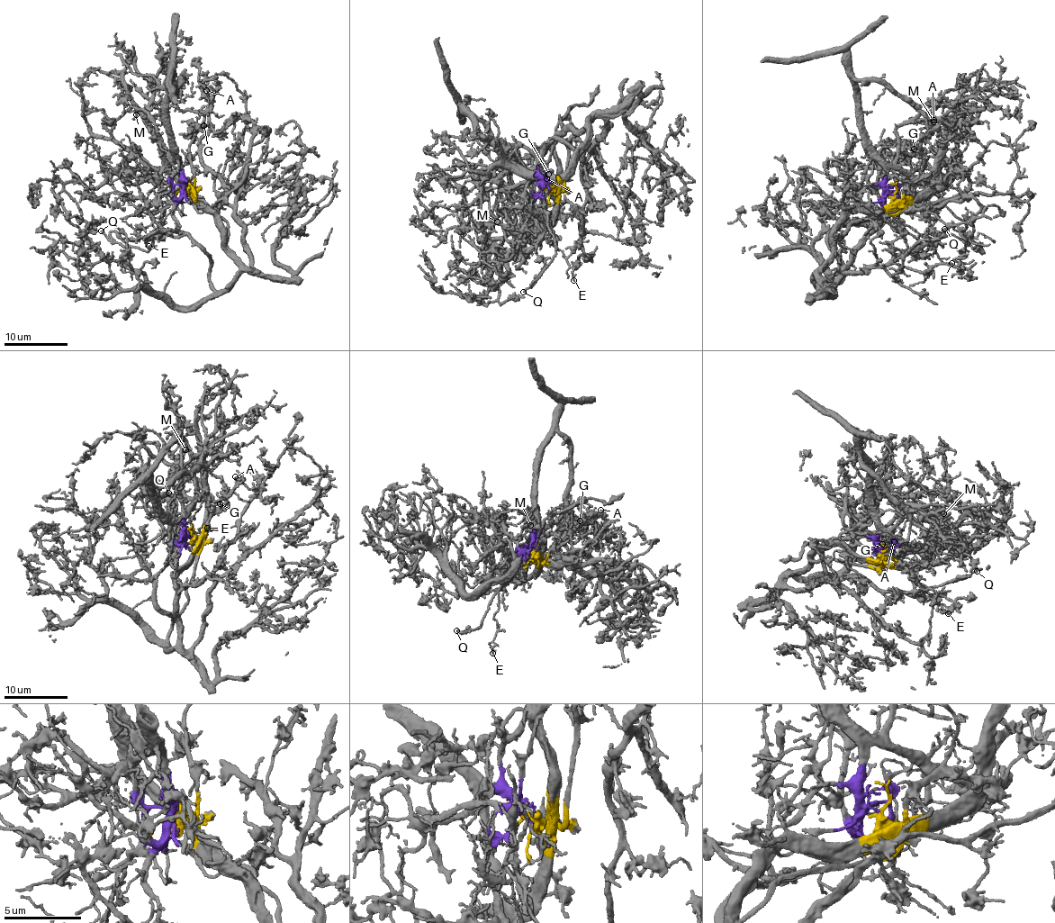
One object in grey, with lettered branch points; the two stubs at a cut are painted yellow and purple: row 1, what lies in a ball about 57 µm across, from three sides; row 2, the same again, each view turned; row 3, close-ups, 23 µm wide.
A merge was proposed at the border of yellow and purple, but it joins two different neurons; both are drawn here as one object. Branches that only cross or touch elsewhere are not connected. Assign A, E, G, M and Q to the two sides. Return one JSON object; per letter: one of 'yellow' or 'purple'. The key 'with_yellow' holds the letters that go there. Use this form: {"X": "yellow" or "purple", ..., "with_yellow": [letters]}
{"A": "yellow", "E": "purple", "G": "yellow", "M": "purple", "Q": "purple", "with_yellow": ["A", "G"]}

